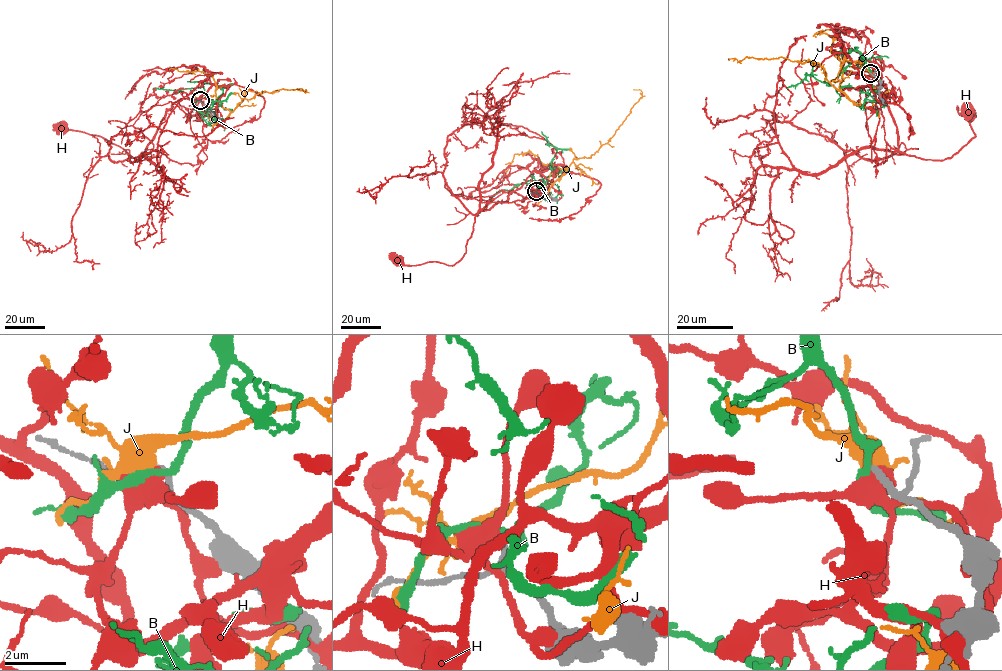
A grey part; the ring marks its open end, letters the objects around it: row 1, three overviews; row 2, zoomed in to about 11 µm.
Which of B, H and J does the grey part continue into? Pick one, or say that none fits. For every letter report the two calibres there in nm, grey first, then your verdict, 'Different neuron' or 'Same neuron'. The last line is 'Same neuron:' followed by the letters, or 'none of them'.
B: Thickness 220 nm (grey) against 220 nm. Different neuron
H: Thickness 260 nm (grey) against 440 nm. Different neuron
J: Thickness 220 nm (grey) against 420 nm. Different neuron
Same neuron: none of them

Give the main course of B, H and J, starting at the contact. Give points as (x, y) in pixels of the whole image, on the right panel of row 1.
B: (870, 73), (864, 57), (851, 50), (846, 54), (851, 63), (832, 85), (807, 75), (799, 83), (787, 88)
H: (871, 73), (878, 88), (843, 71), (886, 89), (908, 155), (951, 157), (975, 136), (969, 113)
J: (870, 72), (863, 67), (845, 66), (837, 89), (825, 78), (824, 69), (813, 61), (729, 58)

